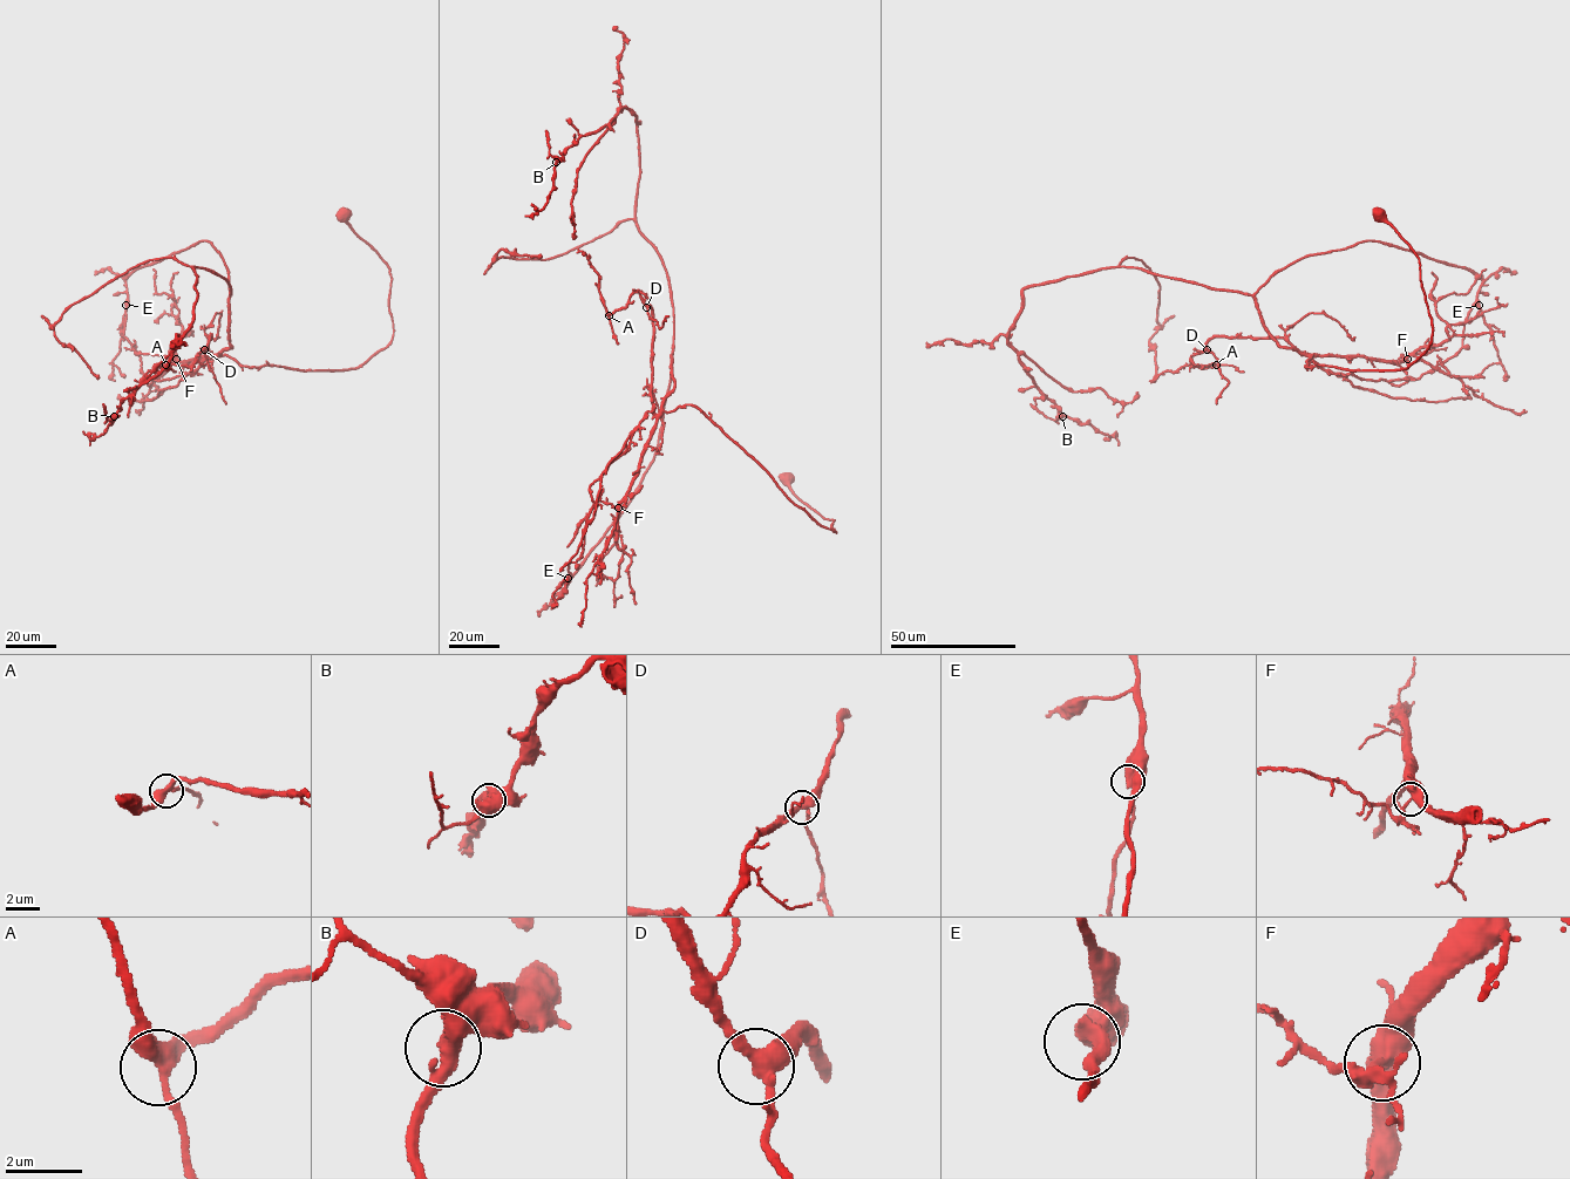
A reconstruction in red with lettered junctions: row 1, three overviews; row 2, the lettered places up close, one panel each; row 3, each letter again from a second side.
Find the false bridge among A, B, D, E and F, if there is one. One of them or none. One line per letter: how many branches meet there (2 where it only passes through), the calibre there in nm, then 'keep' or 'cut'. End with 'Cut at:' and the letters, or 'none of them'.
A: 3 | 360 nm | keep
B: 2 | 600 nm | keep
D: 3 | 360 nm | keep
E: 2 | 500 nm | keep
F: 2 | 360 nm | keep
Cut at: none of them

